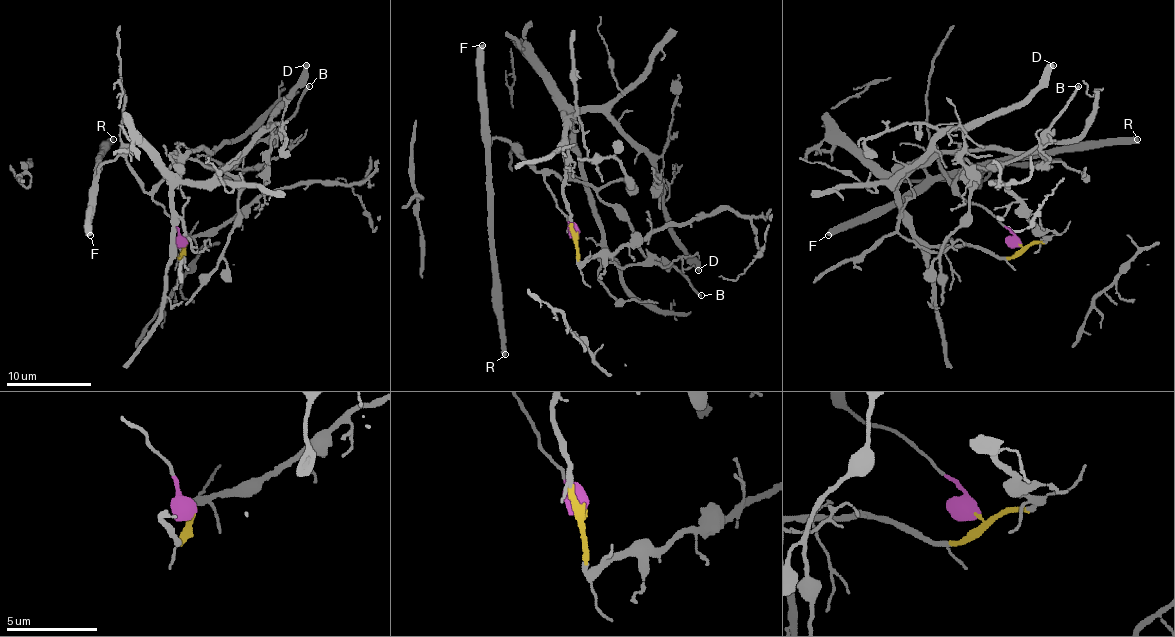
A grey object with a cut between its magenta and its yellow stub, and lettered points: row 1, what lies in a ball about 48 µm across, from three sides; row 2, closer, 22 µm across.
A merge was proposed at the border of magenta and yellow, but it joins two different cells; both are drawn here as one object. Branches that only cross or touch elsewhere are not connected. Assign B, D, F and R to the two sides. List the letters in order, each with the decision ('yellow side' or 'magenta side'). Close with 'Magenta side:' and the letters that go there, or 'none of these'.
B: magenta side
D: yellow side
F: magenta side
R: magenta side
Magenta side: B, F, R

